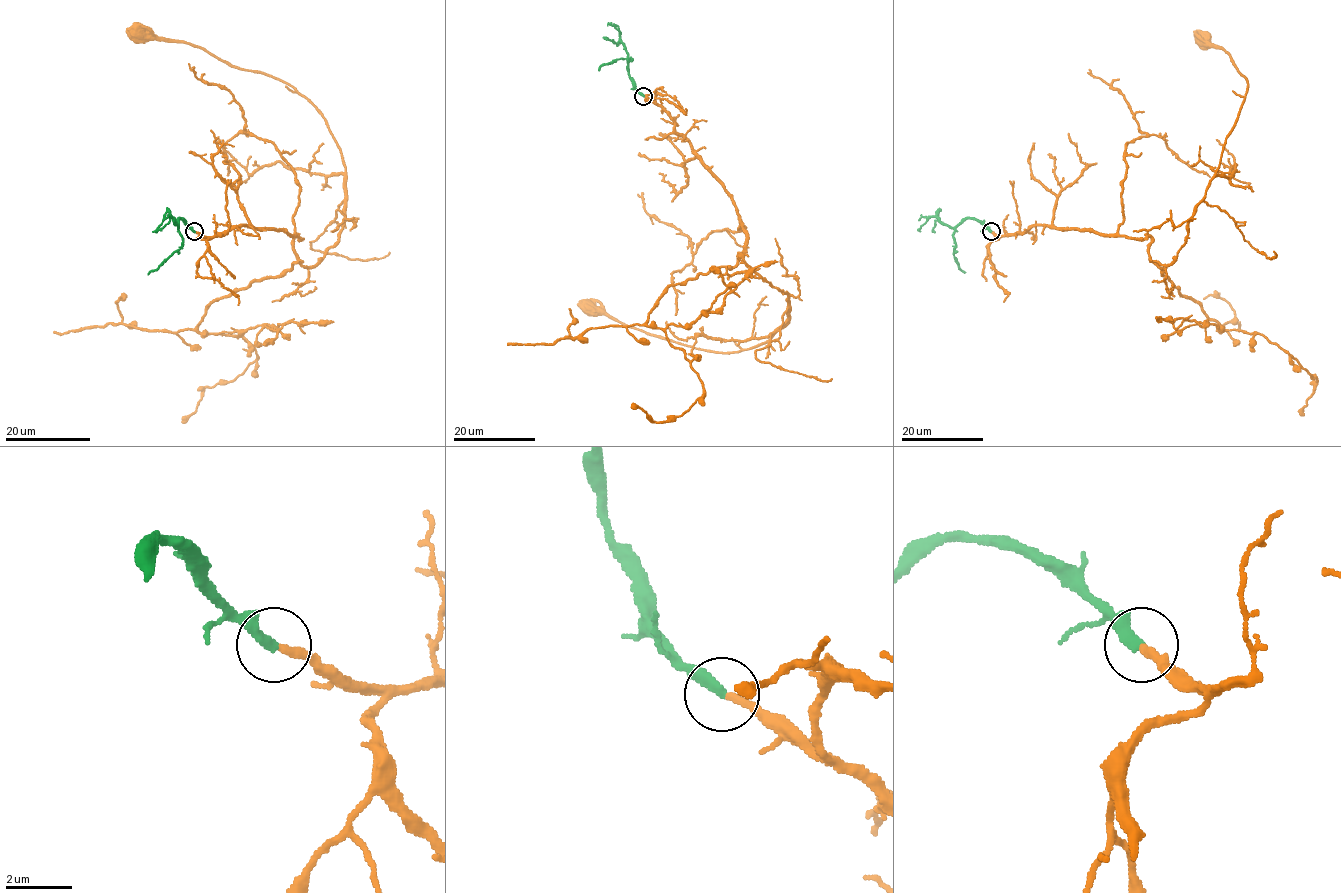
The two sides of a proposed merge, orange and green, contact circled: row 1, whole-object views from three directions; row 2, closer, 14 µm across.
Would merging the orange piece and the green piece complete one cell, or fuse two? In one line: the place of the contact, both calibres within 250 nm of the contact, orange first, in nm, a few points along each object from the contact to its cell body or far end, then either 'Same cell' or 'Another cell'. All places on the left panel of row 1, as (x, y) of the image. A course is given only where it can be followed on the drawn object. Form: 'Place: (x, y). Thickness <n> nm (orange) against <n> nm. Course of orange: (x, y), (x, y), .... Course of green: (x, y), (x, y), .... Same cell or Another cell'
Place: (194, 231). Thickness 240 nm (orange) against 360 nm. Course of orange: (194, 231), (284, 230), (312, 267), (338, 239), (345, 167), (323, 115), (287, 83), (139, 32). Course of green: (194, 231), (178, 218), (182, 246), (148, 273). Same cell

